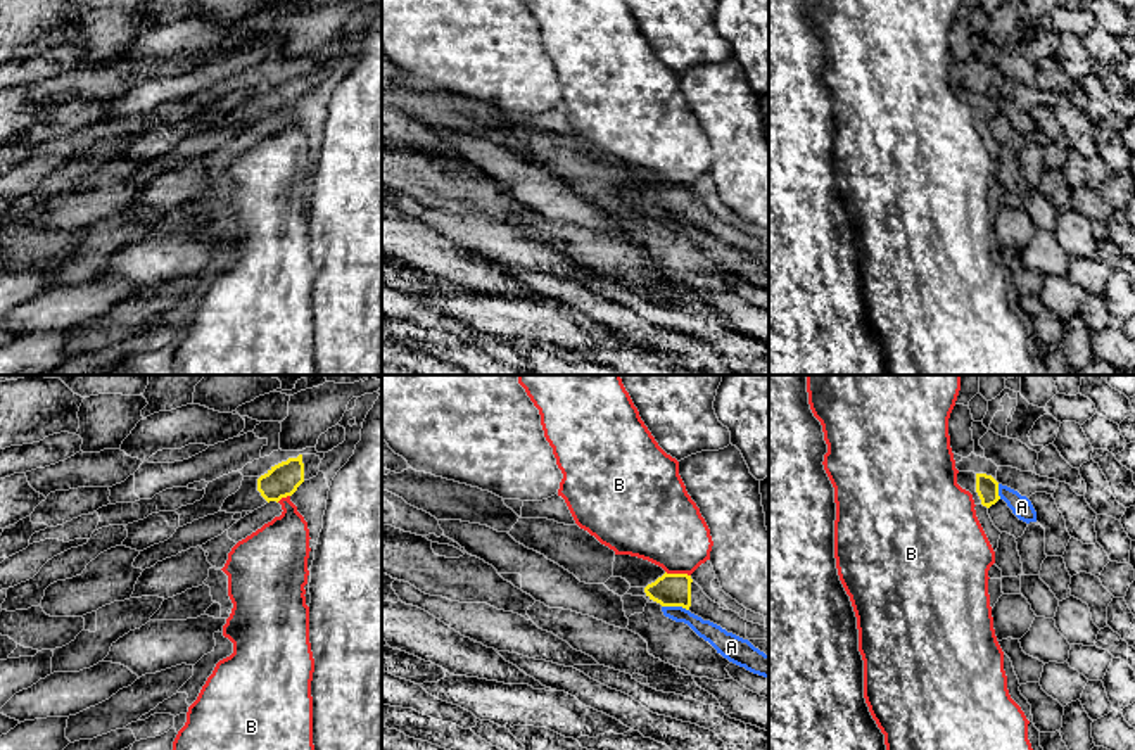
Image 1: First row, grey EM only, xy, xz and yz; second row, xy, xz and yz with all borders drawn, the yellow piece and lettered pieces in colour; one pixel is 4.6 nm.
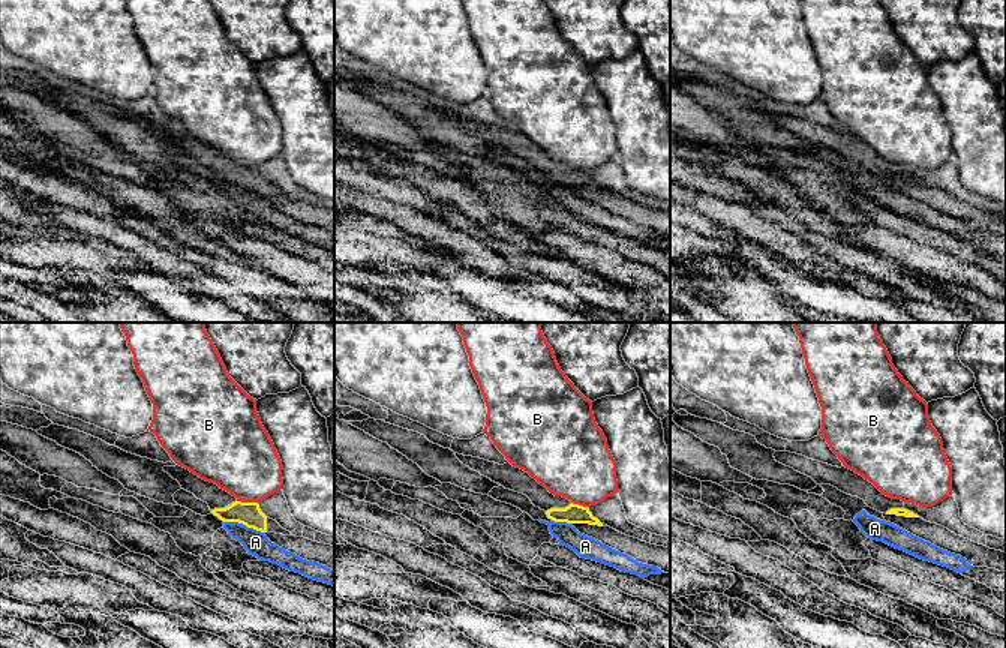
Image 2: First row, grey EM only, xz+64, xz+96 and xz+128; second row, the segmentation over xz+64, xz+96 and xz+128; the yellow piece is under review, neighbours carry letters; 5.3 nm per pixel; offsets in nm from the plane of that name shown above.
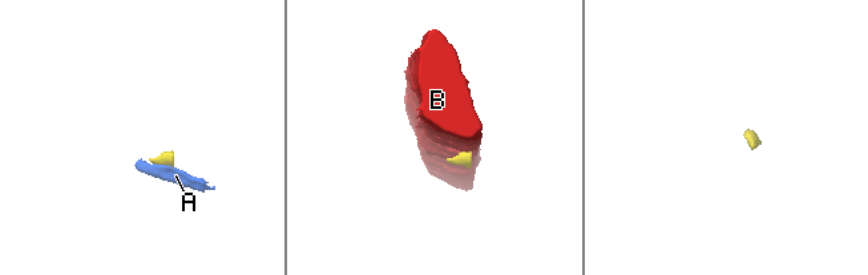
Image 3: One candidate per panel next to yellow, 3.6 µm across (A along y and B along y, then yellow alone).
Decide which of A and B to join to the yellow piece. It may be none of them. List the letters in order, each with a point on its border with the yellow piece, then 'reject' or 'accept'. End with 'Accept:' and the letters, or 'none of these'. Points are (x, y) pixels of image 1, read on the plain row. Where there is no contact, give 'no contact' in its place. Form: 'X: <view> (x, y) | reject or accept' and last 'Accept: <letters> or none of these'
A: xz (676, 218) | reject
B: xz (678, 187) | reject
Accept: none of these

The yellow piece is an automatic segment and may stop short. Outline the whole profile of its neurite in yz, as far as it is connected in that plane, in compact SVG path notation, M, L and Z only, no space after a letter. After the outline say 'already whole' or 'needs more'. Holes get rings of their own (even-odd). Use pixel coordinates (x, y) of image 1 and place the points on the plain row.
M959 85L957 97L973 107L974 118L990 121L1000 112L999 95L992 88Z; needs more

